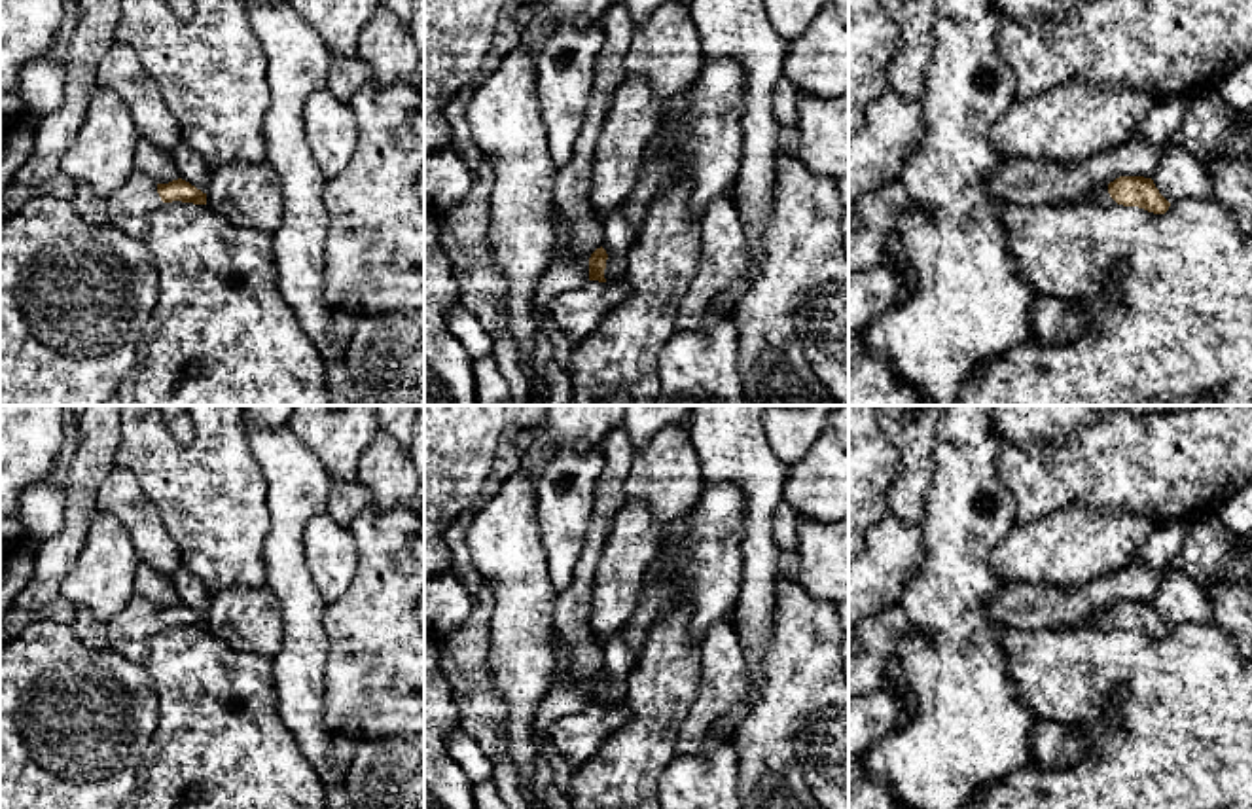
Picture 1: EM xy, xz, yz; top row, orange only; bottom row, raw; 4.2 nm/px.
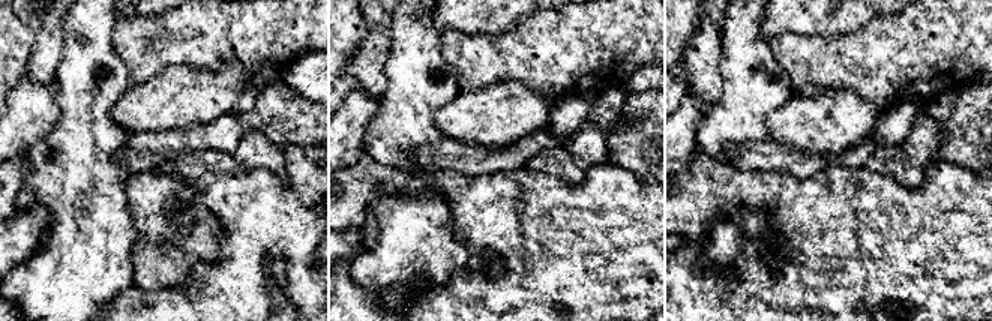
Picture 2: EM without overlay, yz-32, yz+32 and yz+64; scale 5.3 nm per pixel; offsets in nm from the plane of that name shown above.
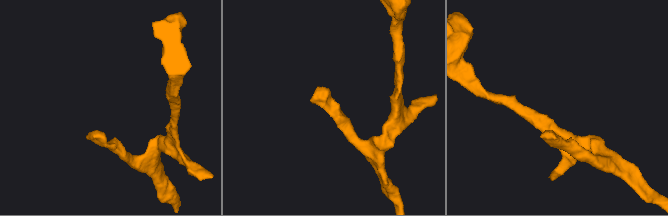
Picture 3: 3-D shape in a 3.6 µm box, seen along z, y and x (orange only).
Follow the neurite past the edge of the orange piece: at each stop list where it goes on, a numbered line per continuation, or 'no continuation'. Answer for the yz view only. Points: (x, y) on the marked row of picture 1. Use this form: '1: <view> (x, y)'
1: yz (1099, 196)

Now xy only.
1: xy (129, 207)

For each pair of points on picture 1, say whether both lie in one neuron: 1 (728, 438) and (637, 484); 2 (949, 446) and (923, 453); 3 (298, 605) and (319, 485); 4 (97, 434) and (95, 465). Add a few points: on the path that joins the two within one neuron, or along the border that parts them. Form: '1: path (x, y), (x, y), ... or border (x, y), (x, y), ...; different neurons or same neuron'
1: border (688, 425), (688, 436), (697, 453), (705, 485); different neurons
2: border (938, 425), (934, 434), (932, 484), (925, 493); different neurons
3: path (288, 575), (290, 516); same neuron
4: path (97, 442), (95, 457); same neuron

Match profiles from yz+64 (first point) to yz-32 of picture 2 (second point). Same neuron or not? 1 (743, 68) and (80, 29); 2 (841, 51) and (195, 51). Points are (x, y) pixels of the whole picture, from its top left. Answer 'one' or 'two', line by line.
1: one
2: one

